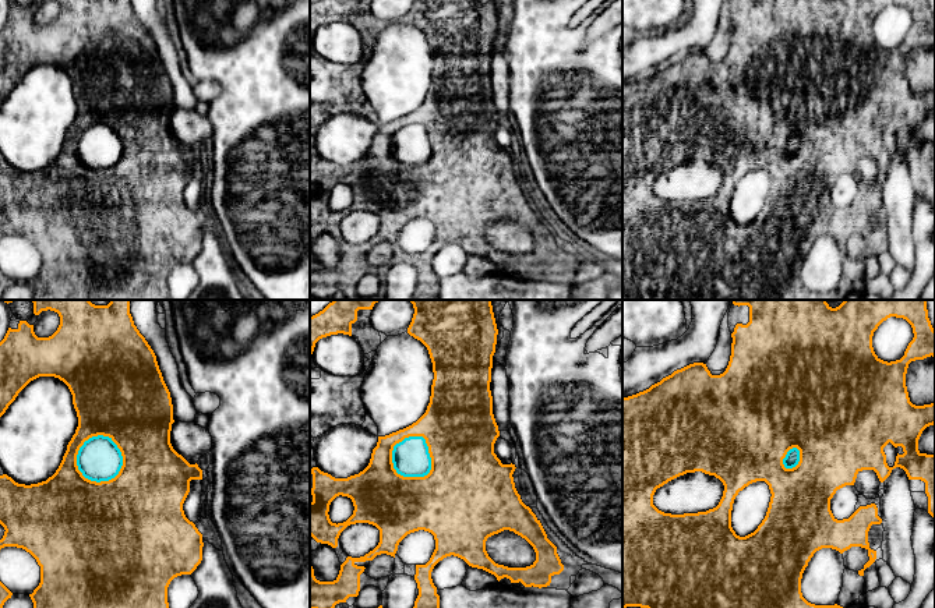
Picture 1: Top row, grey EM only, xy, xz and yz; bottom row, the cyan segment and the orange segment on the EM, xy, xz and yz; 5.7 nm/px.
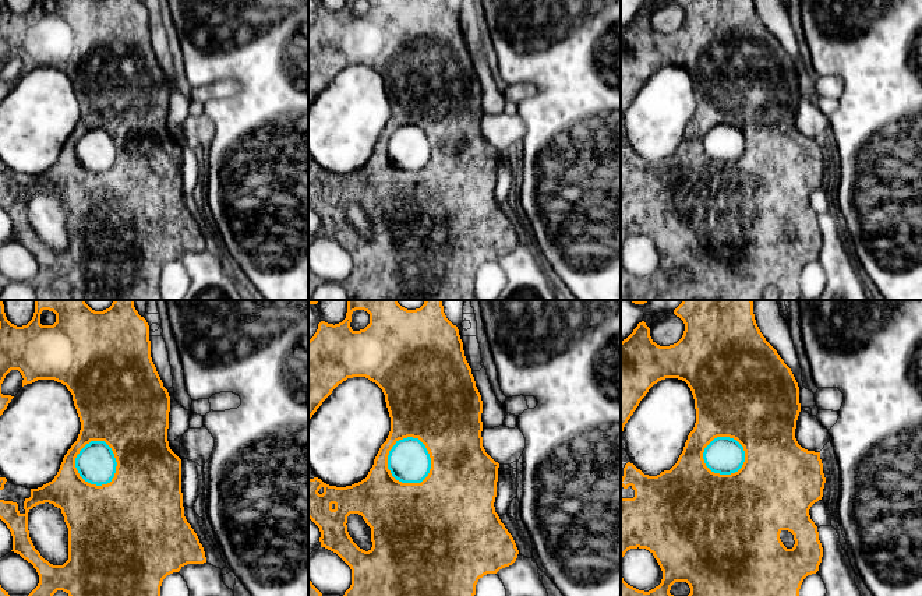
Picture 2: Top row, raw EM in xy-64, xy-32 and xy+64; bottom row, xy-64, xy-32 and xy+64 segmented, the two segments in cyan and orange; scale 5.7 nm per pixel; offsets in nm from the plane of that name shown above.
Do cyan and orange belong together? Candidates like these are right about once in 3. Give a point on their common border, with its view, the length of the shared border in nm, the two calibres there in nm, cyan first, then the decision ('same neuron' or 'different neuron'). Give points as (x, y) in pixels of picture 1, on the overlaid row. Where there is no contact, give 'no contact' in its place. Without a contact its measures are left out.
meets cyan in xy at (122, 463); contact 280 nm long; 260 nm thick on the cyan side, 440 nm on the other; different neuron

